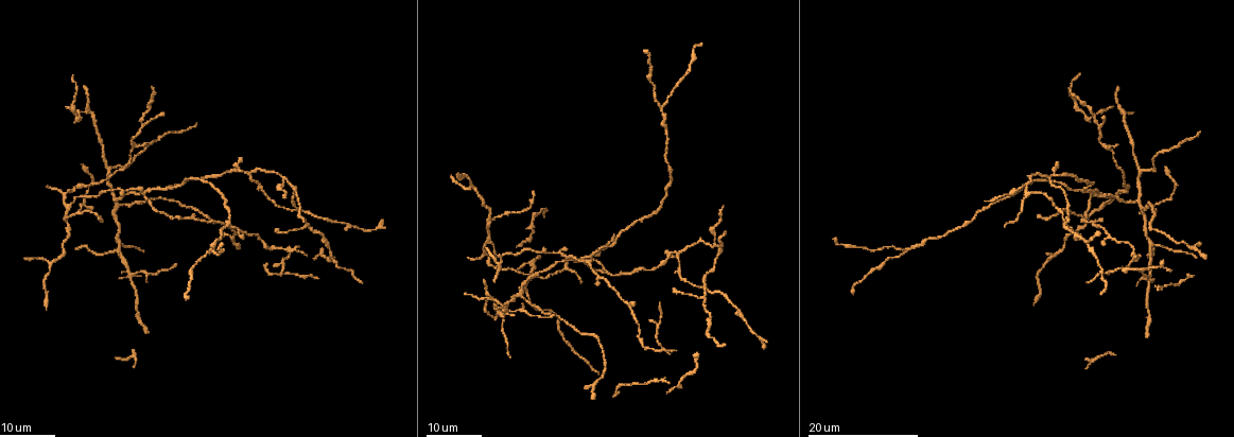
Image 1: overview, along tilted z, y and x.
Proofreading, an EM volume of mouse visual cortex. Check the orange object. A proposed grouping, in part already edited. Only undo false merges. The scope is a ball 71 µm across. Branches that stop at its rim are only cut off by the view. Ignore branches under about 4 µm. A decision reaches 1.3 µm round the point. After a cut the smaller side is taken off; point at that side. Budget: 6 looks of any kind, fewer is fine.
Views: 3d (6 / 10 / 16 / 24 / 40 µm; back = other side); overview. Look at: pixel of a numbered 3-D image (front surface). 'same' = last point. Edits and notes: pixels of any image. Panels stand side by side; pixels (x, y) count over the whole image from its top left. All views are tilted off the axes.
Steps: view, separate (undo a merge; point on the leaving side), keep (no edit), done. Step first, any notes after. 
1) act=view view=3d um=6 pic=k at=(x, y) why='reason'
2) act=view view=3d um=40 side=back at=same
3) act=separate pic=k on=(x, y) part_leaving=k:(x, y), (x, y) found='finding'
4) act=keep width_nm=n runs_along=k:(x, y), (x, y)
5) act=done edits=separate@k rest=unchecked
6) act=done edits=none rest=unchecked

act=view view=3d um=16 pic=1 at=(714, 242)

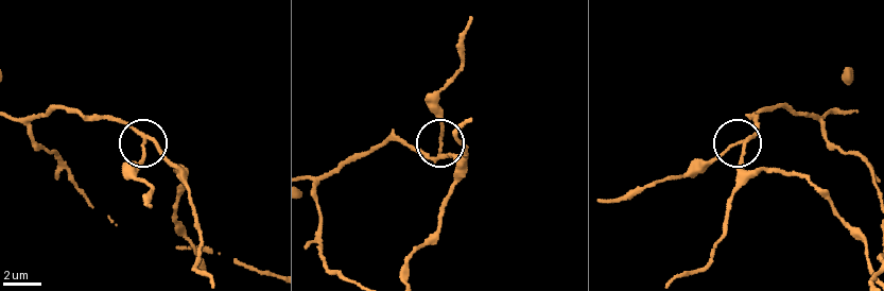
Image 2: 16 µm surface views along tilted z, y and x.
act=view view=3d um=10 pic=2 at=(145, 141)

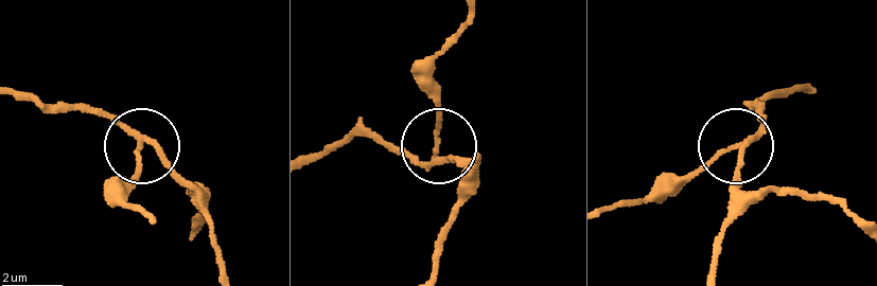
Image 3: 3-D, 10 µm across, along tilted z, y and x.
act=keep side_arm_um=9 runs_along=3:(805, 90), (758, 101), (747, 141), (691, 172), (665, 199) found='one neuron here'

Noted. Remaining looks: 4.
act=view view=3d um=24 pic=1 at=(1094, 194) why='four arms meet'

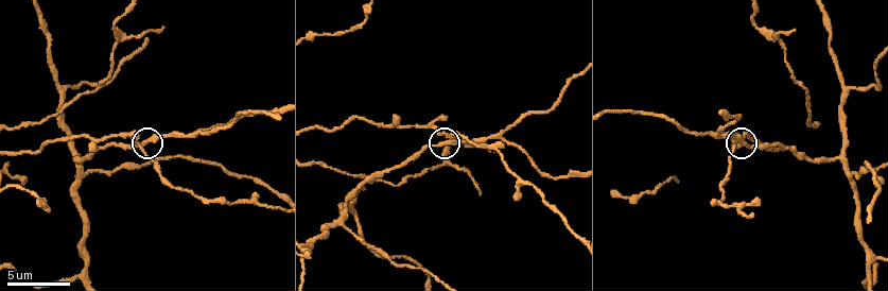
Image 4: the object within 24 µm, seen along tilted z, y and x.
act=view view=3d um=10 pic=4 at=(444, 142)

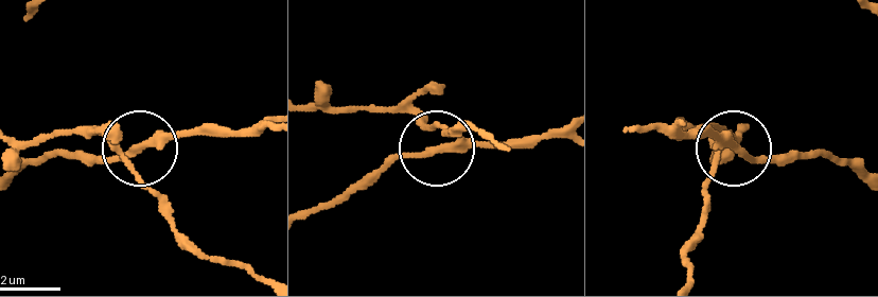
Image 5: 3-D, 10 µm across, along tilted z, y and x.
act=keep side_arm_um=55 runs_along=5:(567, 138), (456, 141), (370, 172) found='continuous, no second neuron'

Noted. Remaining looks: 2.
act=view view=3d um=24 pic=1 at=(1150, 276) why='small branch off a trunk'

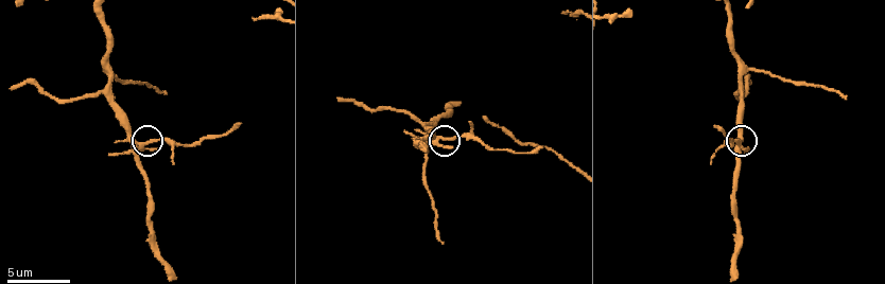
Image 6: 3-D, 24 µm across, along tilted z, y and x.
act=view view=3d um=6 pic=6 at=(742, 145) why='closer look'

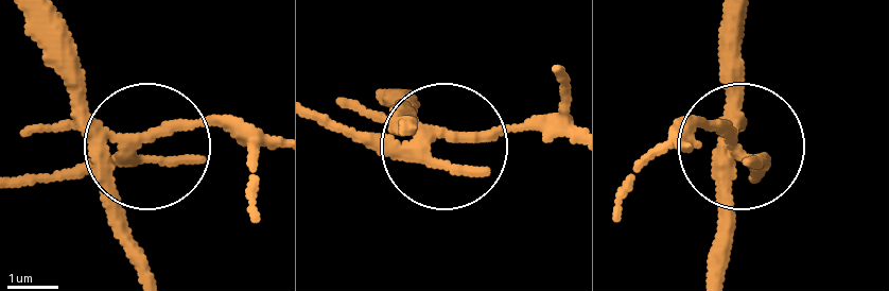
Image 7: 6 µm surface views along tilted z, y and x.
act=separate pic=7 on=(164, 135) width_nm=230 found='a second neuron is stuck on'

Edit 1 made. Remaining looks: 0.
act=done edits=separate@7 rest=unchecked

